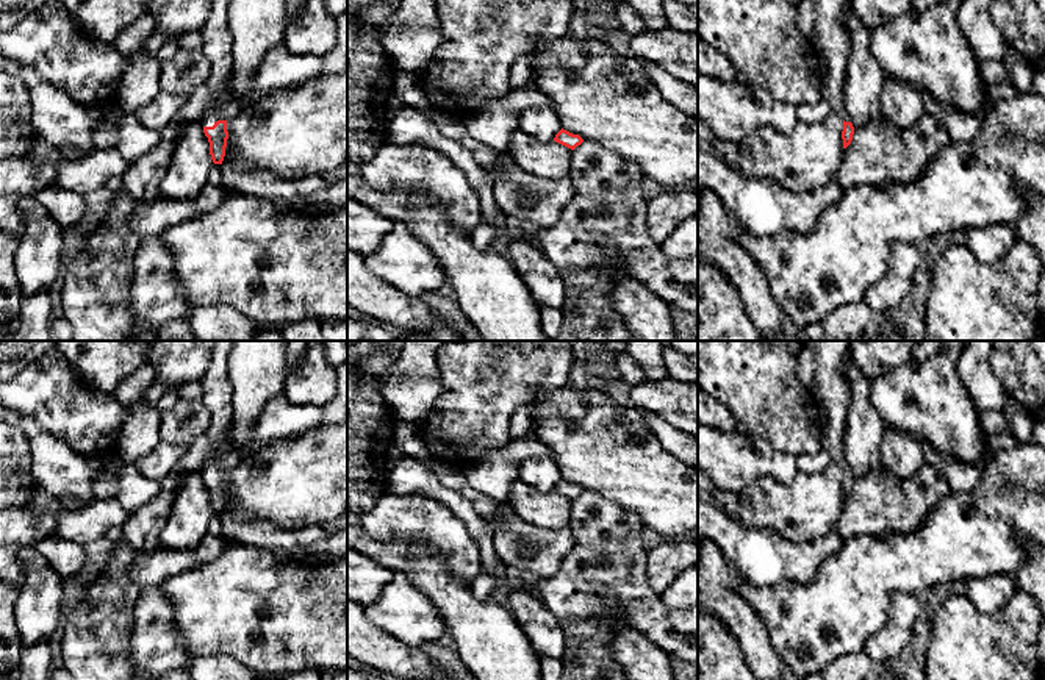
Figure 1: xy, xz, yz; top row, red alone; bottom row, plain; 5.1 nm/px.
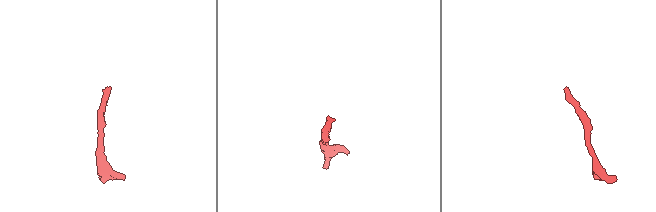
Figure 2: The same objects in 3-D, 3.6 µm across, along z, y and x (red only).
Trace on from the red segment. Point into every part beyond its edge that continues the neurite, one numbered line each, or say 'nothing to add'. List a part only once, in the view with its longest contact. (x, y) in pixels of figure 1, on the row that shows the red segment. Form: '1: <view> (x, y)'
1: xy (218, 42)

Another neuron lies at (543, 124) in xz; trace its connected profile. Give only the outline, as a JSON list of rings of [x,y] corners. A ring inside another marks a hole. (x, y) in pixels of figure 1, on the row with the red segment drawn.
[[[526,108],[518,117],[518,128],[540,142],[549,142],[562,130],[562,120],[551,108]]]

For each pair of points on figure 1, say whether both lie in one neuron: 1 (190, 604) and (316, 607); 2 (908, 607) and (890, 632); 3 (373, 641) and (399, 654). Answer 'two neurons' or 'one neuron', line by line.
1: one neuron
2: one neuron
3: one neuron

